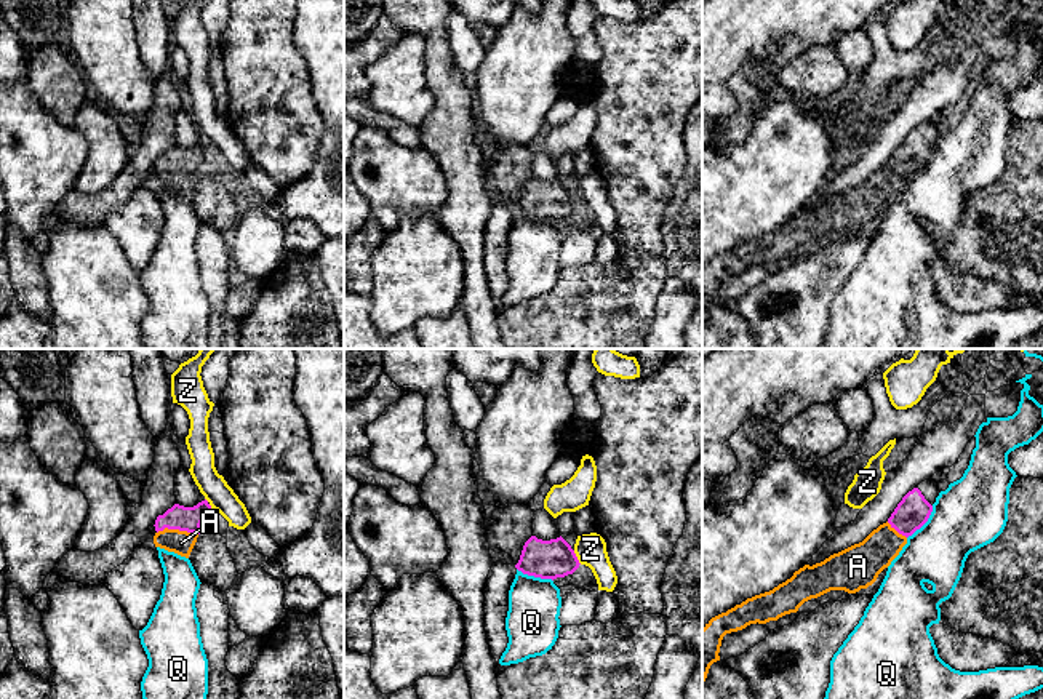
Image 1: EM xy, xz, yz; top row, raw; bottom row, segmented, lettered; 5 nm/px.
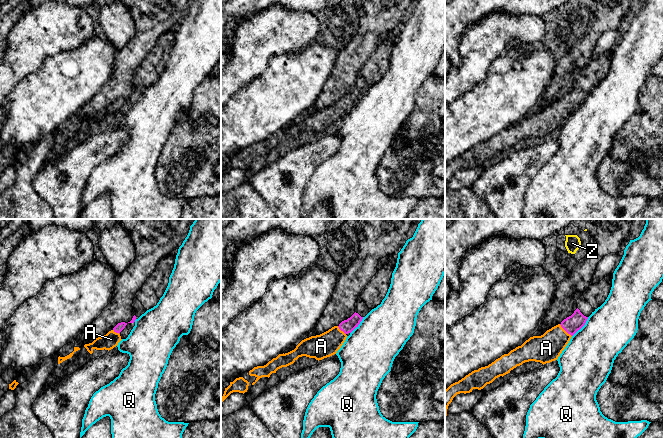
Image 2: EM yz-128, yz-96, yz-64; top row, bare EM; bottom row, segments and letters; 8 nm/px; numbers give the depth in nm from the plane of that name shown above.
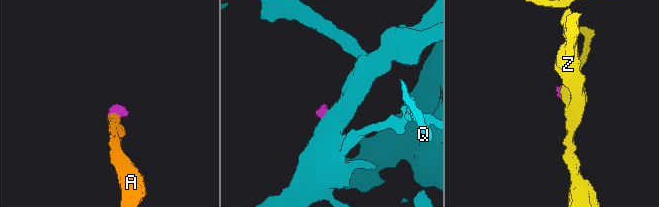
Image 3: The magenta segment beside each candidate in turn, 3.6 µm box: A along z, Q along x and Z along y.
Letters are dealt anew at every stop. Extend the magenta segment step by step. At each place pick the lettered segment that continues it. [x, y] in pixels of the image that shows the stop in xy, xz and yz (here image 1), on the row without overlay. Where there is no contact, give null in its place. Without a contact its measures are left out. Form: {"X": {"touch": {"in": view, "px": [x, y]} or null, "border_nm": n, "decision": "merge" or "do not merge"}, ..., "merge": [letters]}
{"A": {"touch": {"in": "xy", "px": [178, 170]}, "border_nm": 200, "decision": "merge"}, "Q": {"touch": {"in": "xz", "px": [535, 218]}, "border_nm": 200, "decision": "do not merge"}, "Z": {"touch": {"in": "xz", "px": [576, 199]}, "border_nm": 80, "decision": "do not merge"}, "merge": ["A"]}

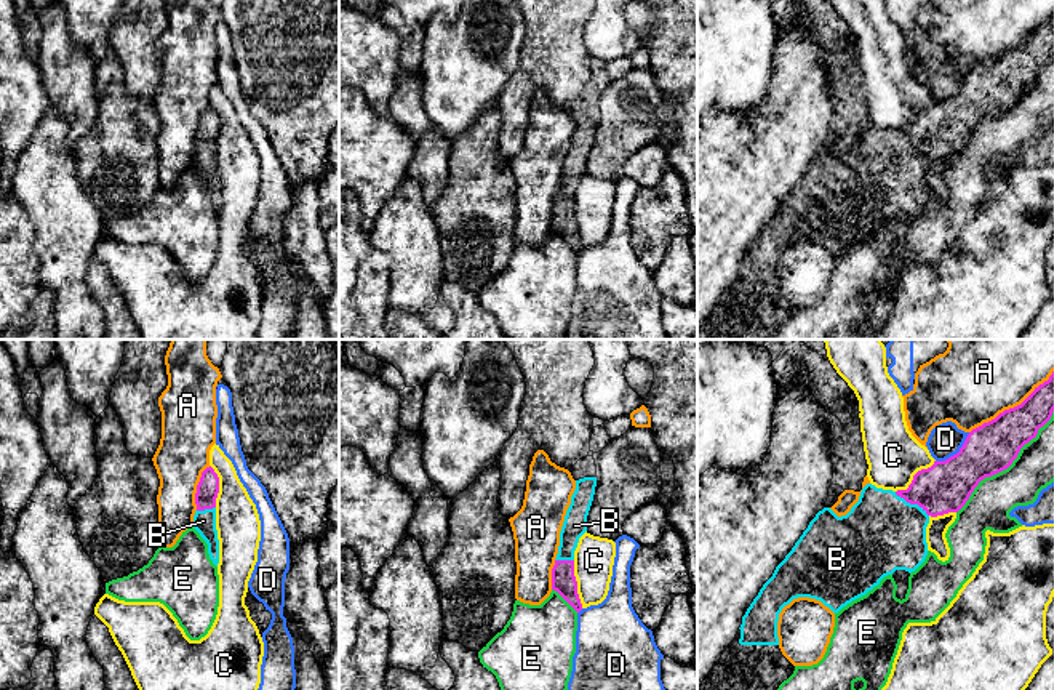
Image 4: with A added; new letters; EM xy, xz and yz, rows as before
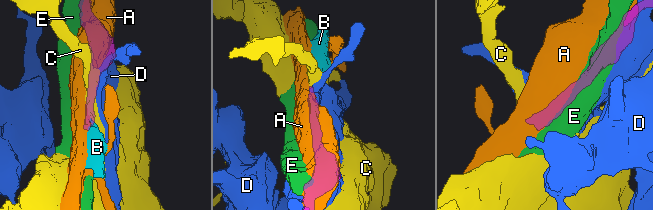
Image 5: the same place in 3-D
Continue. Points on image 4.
{"A": {"touch": {"in": "yz", "px": [1014, 48]}, "border_nm": 550, "decision": "do not merge"}, "B": {"touch": {"in": "yz", "px": [912, 144]}, "border_nm": 220, "decision": "merge"}, "C": {"touch": {"in": "xz", "px": [576, 226]}, "border_nm": 240, "decision": "do not merge"}, "D": {"touch": {"in": "yz", "px": [957, 95]}, "border_nm": 220, "decision": "do not merge"}, "E": {"touch": {"in": "yz", "px": [1006, 109]}, "border_nm": 700, "decision": "do not merge"}, "merge": ["B"]}

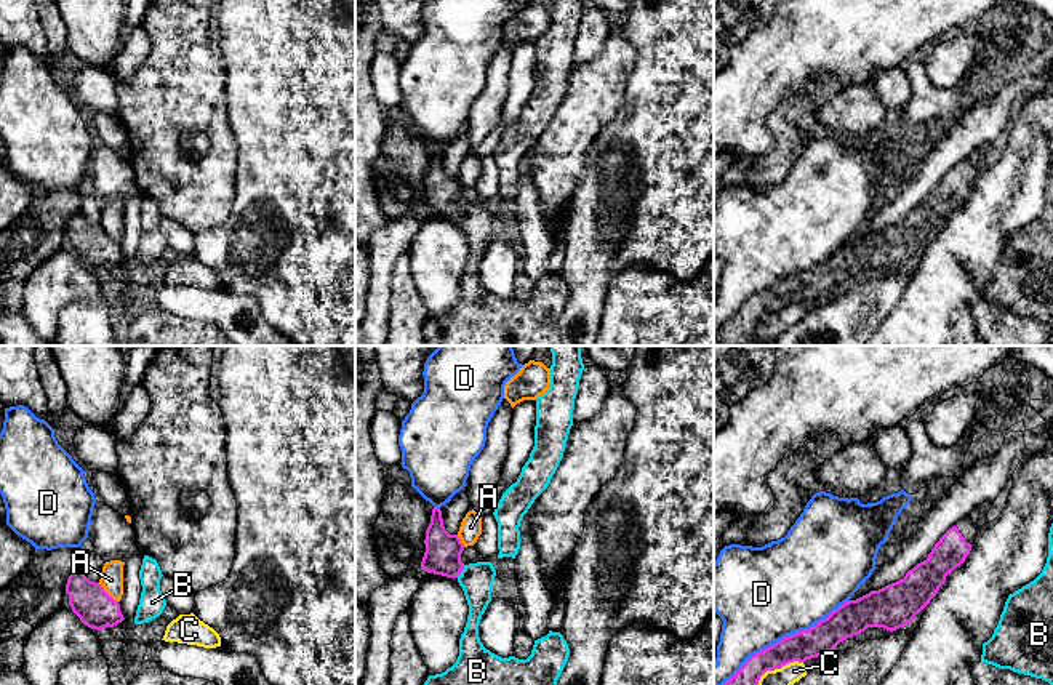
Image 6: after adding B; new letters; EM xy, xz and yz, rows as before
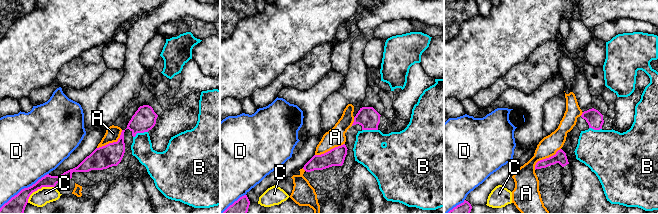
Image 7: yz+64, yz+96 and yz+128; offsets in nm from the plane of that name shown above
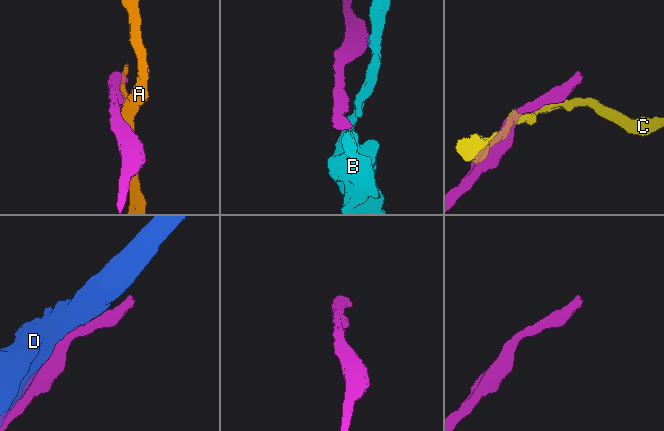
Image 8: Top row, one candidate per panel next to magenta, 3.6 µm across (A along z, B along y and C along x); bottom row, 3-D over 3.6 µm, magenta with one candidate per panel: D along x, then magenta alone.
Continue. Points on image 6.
{"A": {"touch": {"in": "xy", "px": [106, 234]}, "border_nm": 140, "decision": "do not merge"}, "B": {"touch": {"in": "xz", "px": [461, 212]}, "border_nm": 80, "decision": "do not merge"}, "C": {"touch": {"in": "yz", "px": [770, 311]}, "border_nm": 300, "decision": "do not merge"}, "D": {"touch": {"in": "yz", "px": [780, 282]}, "border_nm": 850, "decision": "do not merge"}, "merge": []}

